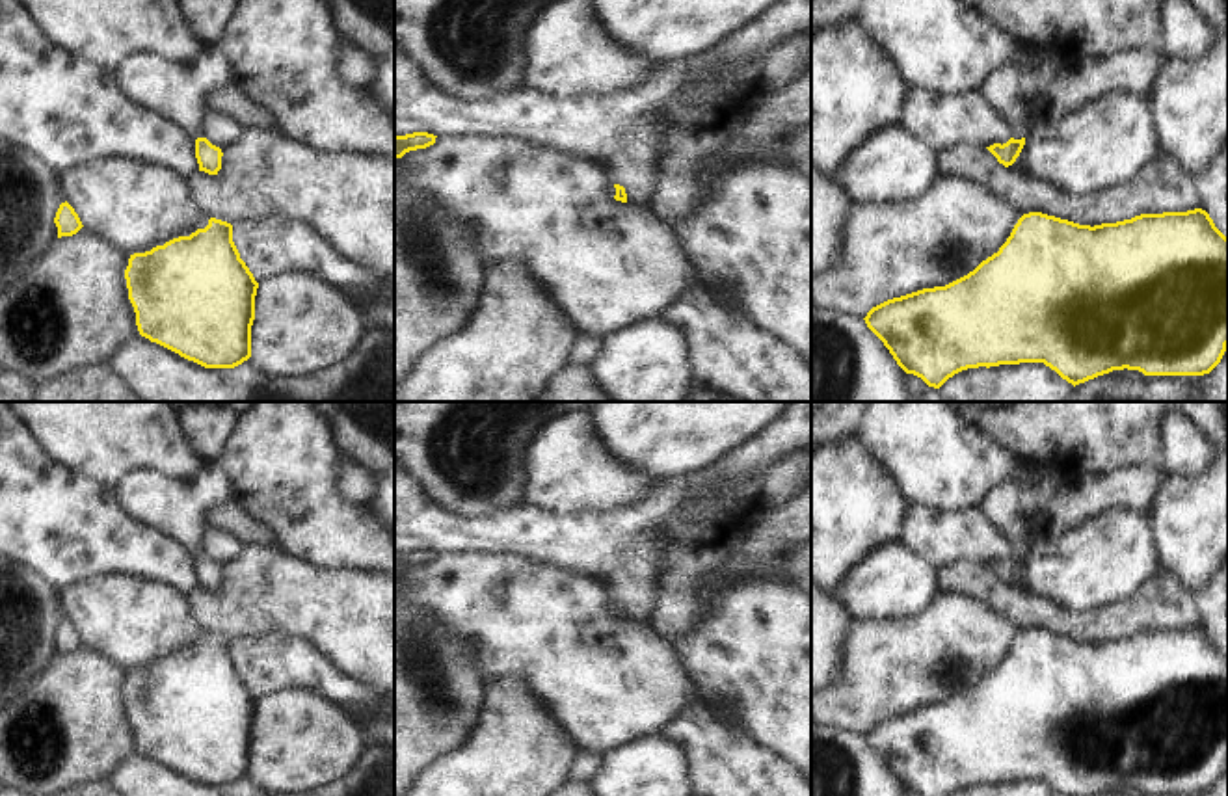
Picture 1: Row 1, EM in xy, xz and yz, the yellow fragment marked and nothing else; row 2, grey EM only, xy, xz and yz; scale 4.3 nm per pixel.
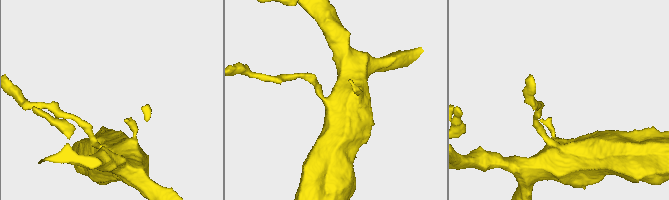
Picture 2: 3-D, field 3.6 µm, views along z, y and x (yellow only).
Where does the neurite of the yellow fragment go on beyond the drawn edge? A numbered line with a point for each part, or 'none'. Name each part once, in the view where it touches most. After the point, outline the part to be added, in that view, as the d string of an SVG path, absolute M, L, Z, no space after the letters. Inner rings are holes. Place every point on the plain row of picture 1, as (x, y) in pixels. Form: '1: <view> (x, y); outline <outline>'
1: yz (1001, 510); outline M1021 471L995 487L977 508L1010 545L1010 554L1021 556L1038 545L1038 524L1027 519L1018 504Z

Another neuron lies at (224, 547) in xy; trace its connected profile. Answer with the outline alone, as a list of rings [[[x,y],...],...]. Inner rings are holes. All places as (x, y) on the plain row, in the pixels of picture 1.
[[[210,528],[205,537],[203,554],[223,569],[240,560],[246,549],[247,545],[233,532],[225,528]]]

